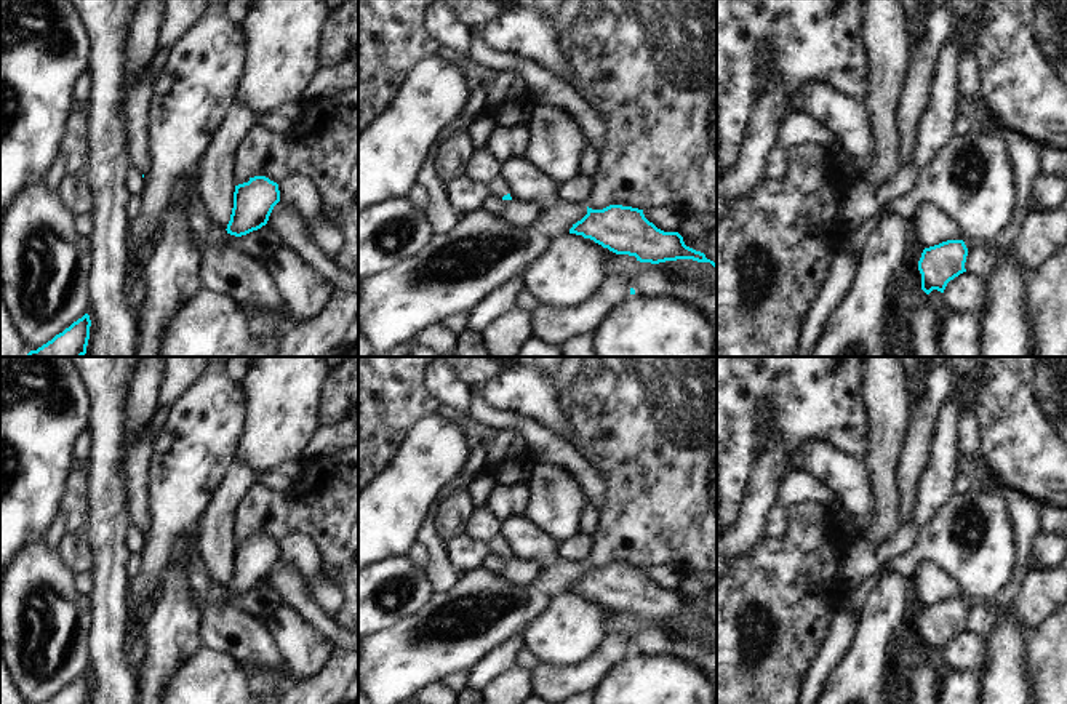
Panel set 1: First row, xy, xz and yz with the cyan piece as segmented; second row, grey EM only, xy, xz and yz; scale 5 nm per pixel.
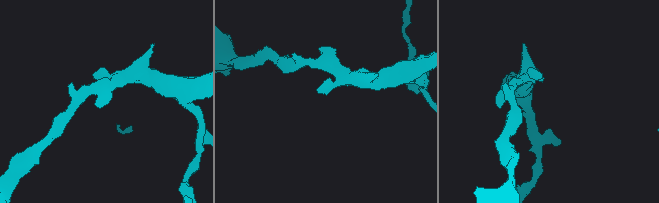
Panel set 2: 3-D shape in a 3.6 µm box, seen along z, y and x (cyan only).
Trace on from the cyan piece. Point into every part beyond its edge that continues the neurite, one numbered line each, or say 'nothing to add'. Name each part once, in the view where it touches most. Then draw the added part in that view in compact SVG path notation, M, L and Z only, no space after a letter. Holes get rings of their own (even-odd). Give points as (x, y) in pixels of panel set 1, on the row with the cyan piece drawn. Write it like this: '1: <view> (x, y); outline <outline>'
1: xz (496, 188); outline M494 178L494 179L486 186L486 189L488 189L488 194L490 194L491 197L498 197L498 198L501 198L501 200L502 200L504 195L509 194L509 189L506 187L506 184L502 182L501 178Z

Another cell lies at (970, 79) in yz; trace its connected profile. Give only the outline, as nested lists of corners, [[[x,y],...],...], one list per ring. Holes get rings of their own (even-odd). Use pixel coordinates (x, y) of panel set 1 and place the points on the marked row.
[[[965,46],[958,61],[958,88],[961,98],[976,101],[982,90],[982,74],[976,59],[976,51]]]

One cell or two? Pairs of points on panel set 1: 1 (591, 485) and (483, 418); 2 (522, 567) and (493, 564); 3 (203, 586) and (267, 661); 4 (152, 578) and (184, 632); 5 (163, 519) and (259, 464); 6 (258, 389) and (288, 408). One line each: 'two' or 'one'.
1: one
2: one
3: one
4: two
5: two
6: one

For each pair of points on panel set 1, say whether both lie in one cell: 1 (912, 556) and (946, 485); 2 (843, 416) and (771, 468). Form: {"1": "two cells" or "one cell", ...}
{"1": "two cells", "2": "two cells"}

